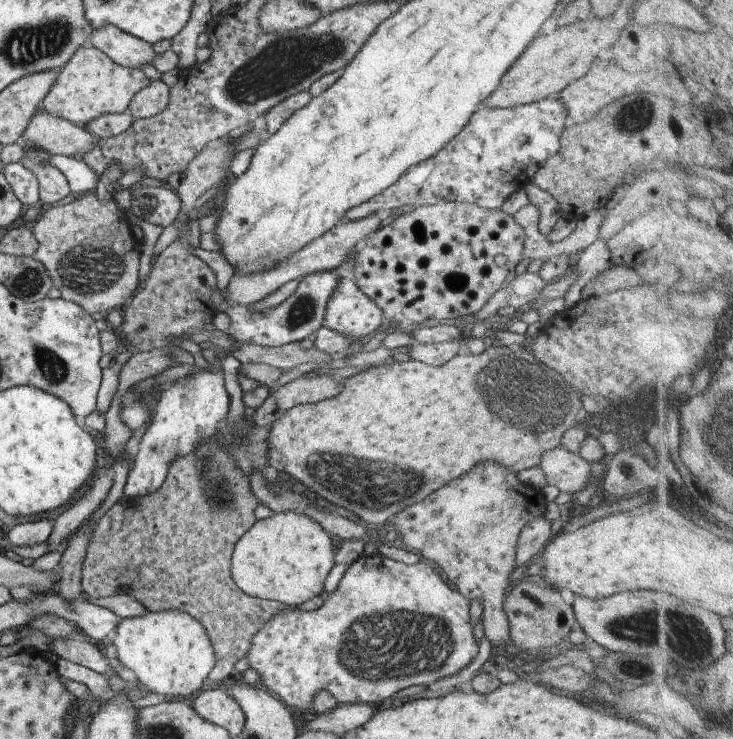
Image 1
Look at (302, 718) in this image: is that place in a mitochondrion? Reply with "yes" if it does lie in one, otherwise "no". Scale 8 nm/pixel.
no

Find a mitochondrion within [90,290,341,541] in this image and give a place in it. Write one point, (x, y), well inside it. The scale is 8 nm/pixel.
(220, 497)

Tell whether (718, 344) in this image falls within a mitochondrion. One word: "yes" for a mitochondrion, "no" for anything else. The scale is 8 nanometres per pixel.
no

